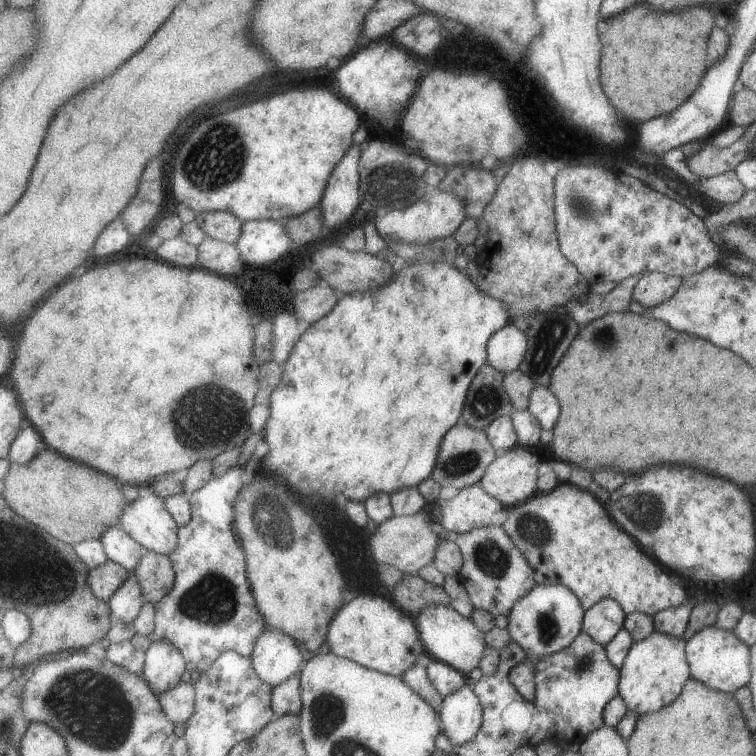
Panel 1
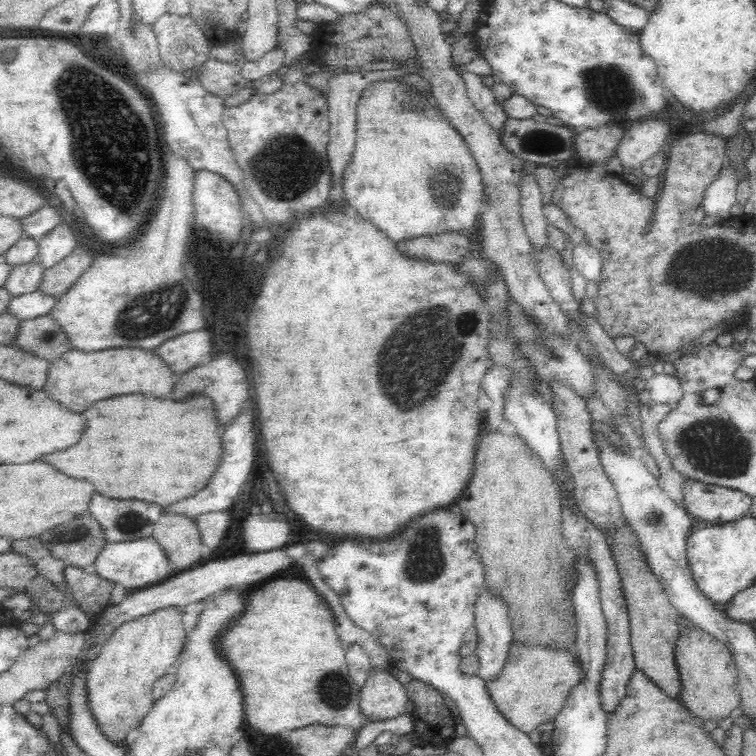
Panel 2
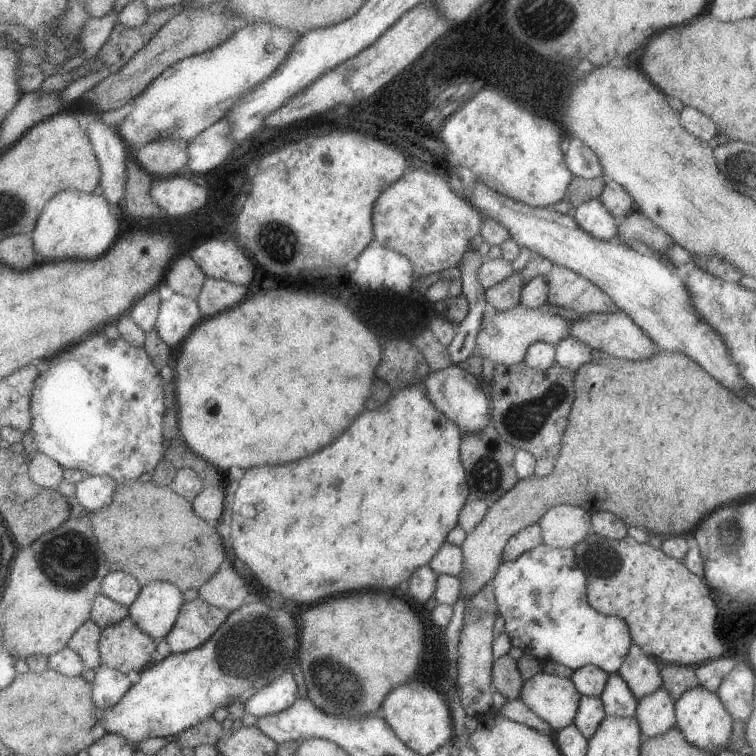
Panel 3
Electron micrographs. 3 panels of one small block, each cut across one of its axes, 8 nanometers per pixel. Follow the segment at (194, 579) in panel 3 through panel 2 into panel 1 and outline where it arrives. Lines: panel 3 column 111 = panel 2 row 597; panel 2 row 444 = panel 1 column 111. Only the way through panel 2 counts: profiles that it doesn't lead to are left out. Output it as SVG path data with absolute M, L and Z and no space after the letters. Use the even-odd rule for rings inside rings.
M53 448L43 450L31 464L20 465L12 462L10 473L3 481L3 494L15 512L70 545L82 543L87 539L102 539L111 527L121 527L122 514L130 502L125 498L122 483L115 477L103 474L83 462L75 462L72 458L63 456L61 452L55 452Z

